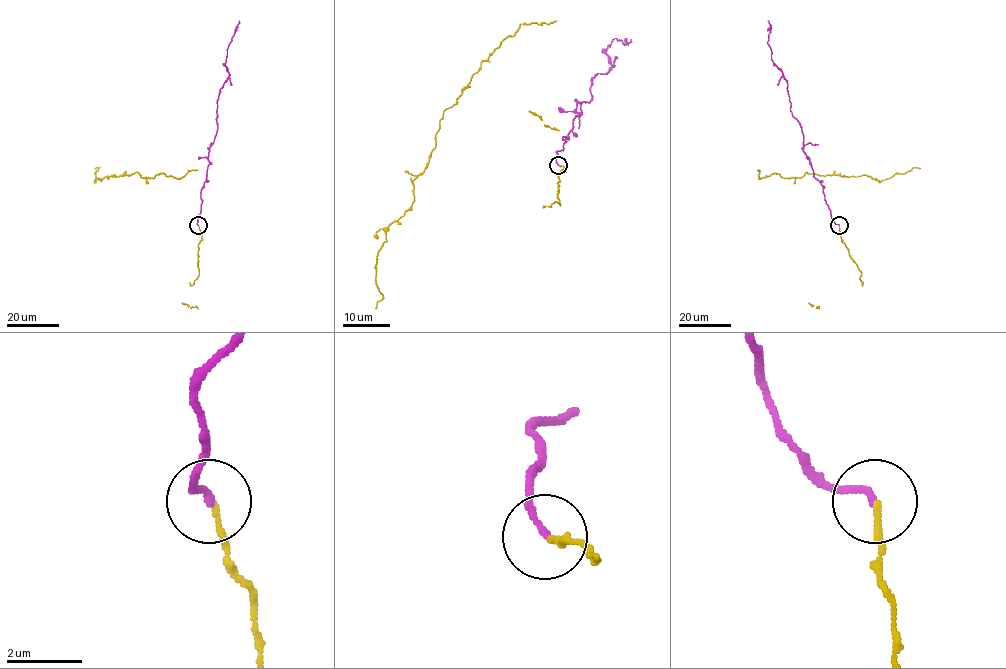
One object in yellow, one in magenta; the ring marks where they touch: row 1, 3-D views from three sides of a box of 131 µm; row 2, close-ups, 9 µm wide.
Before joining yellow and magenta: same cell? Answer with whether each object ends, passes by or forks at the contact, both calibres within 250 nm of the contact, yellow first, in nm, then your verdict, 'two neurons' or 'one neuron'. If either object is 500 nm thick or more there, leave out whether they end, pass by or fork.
yellow ends | magenta ends | 150/180 nm | one neuron

